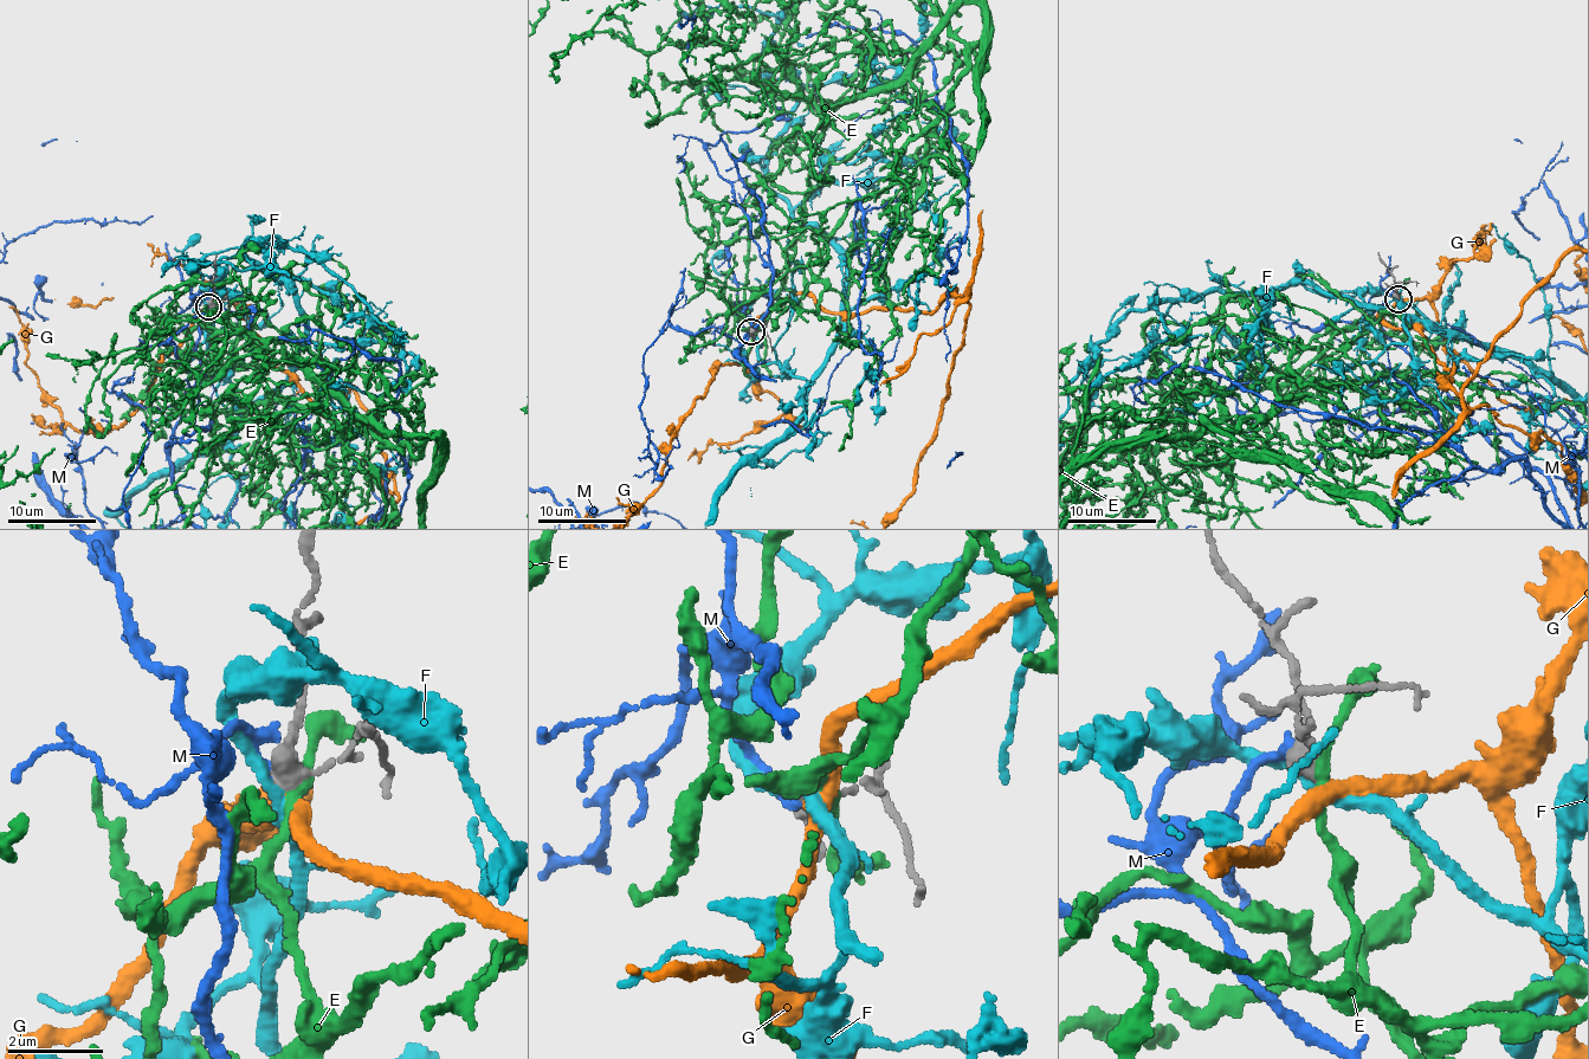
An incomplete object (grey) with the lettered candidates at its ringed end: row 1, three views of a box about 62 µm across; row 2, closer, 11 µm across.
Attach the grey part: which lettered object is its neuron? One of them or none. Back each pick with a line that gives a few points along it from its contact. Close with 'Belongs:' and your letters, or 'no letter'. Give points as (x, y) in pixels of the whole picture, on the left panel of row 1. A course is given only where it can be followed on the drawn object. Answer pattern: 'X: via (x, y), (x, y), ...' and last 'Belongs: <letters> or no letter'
Belongs: no letter

